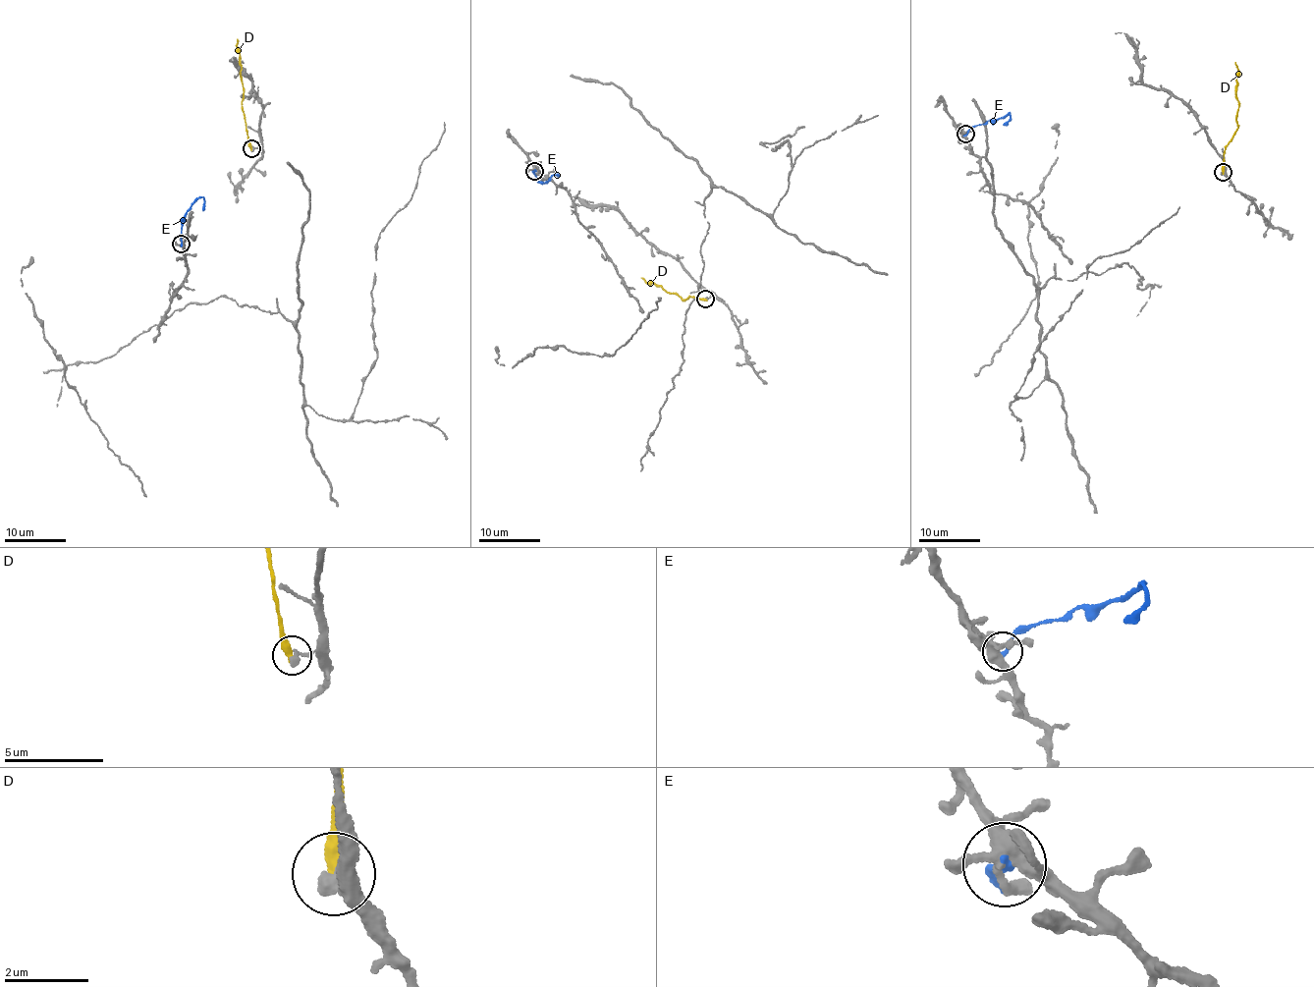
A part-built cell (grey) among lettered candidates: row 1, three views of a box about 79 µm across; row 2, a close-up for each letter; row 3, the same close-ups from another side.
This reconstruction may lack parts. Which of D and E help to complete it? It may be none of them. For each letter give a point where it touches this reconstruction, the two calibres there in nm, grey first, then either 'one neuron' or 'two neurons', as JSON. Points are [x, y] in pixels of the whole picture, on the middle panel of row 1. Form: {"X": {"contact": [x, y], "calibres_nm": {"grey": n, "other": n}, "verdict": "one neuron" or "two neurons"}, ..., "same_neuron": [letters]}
{"D": {"contact": [705, 299], "calibres_nm": {"grey": 320, "other": 360}, "verdict": "two neurons"}, "E": {"contact": [534, 171], "calibres_nm": {"grey": 380, "other": 200}, "verdict": "two neurons"}, "same_neuron": []}

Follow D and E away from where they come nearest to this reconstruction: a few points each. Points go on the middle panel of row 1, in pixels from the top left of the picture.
D: (705, 300), (689, 296), (684, 301), (655, 282), (647, 283), (640, 278)
E: (535, 170), (539, 182), (548, 183), (558, 173)

